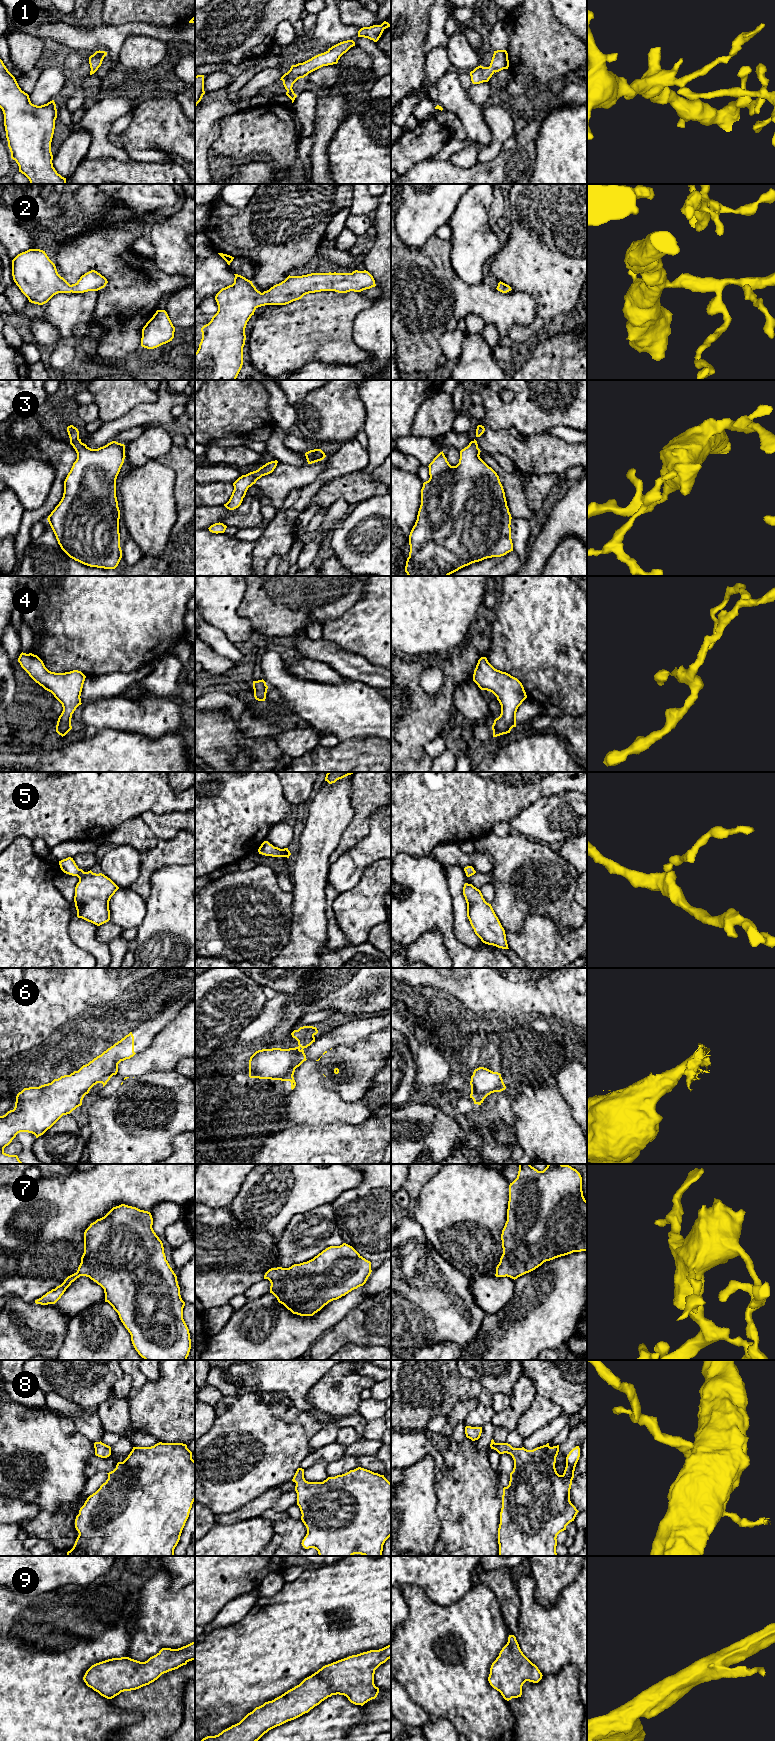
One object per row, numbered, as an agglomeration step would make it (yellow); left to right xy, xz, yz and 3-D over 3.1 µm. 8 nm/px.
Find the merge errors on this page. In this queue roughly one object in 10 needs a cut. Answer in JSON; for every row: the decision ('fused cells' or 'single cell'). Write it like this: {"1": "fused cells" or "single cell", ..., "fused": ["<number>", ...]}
{"1": "single cell", "2": "single cell", "3": "single cell", "4": "single cell", "5": "single cell", "6": "single cell", "7": "single cell", "8": "single cell", "9": "single cell", "fused": []}

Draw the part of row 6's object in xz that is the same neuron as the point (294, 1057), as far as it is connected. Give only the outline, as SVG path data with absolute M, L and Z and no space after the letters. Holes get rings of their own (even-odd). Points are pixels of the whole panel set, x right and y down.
M303 1026L291 1033L292 1037L298 1041L298 1047L256 1051L249 1060L249 1077L290 1081L293 1090L296 1086L293 1077L295 1069L307 1060L303 1049L315 1042L314 1036L317 1033L316 1027Z

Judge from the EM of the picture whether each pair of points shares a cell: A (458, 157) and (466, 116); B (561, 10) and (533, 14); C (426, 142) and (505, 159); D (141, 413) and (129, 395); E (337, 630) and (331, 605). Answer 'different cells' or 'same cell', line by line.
A: different cells
B: different cells
C: different cells
D: different cells
E: different cells

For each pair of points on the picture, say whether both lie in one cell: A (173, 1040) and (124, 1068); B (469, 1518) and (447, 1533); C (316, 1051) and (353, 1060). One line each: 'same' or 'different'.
A: same
B: same
C: different

